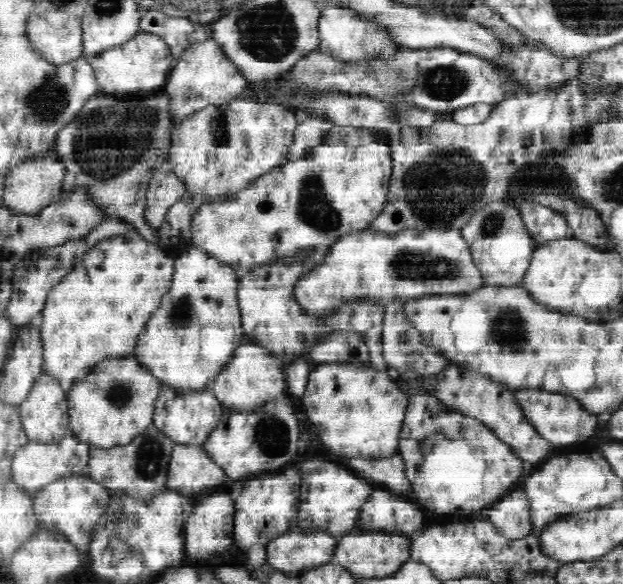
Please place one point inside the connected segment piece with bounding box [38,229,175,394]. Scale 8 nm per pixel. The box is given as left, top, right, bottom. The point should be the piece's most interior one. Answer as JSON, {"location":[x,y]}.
{"location":[98,310]}

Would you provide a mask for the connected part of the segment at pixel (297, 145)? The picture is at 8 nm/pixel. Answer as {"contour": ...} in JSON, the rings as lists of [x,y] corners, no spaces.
{"contour":[[[306,117],[306,120],[298,120],[294,132],[293,143],[290,145],[288,160],[298,160],[304,156],[315,144],[318,144],[334,128],[334,123],[329,120],[322,120],[318,117]]]}

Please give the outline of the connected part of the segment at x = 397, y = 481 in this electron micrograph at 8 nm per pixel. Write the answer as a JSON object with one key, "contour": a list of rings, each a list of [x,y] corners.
{"contour":[[[352,456],[346,460],[348,466],[376,487],[390,488],[390,492],[410,494],[410,482],[404,474],[405,462],[400,456],[362,457]]]}

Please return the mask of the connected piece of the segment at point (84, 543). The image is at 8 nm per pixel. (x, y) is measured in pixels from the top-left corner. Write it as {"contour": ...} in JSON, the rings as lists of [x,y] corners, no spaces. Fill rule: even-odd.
{"contour":[[[72,473],[66,477],[58,477],[50,484],[43,485],[35,493],[33,511],[39,520],[40,527],[50,527],[64,533],[66,539],[82,553],[88,550],[91,530],[98,524],[105,511],[109,492],[104,485],[98,484],[92,477],[80,473]]]}

